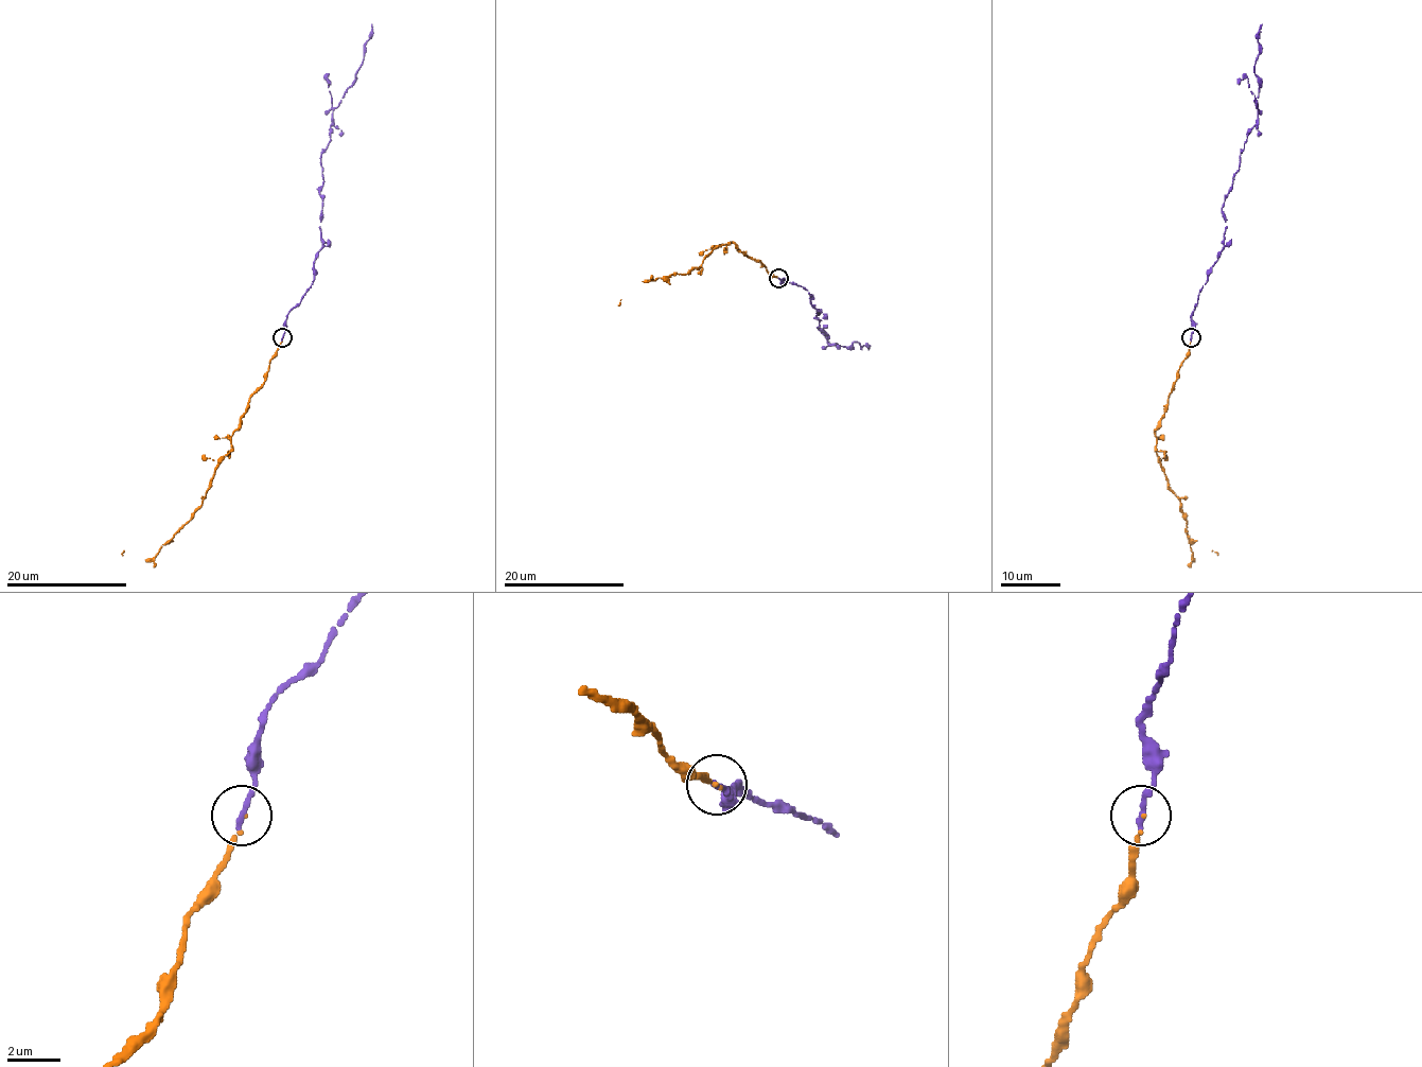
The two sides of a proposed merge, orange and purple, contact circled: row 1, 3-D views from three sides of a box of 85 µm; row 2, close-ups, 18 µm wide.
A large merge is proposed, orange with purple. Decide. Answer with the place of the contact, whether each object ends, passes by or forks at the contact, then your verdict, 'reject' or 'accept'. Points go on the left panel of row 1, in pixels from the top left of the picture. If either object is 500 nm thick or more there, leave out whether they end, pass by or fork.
(282, 337) | orange ends | purple ends | accept

